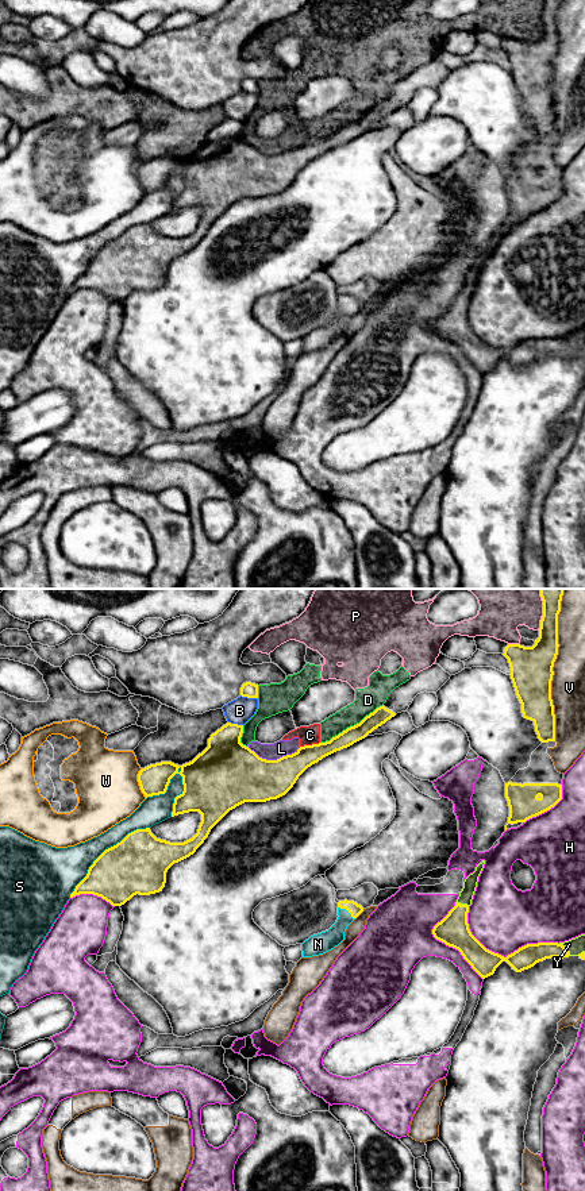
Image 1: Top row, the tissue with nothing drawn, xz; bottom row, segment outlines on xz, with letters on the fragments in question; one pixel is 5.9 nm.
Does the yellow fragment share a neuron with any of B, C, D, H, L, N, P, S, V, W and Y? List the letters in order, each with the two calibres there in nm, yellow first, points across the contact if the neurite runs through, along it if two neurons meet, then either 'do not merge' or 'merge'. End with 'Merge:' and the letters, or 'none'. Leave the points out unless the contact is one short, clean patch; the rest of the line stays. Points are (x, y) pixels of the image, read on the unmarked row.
B: calibres 90 and 150 nm; do not merge
C: calibres 200 and 110 nm; border xz (319, 137), (300, 142); do not merge
D: calibres 100 and 150 nm; do not merge
H: calibres 160 and 400 nm; do not merge
L: calibres 340 and 100 nm; do not merge
N: calibres 80 and 120 nm; way xz (353, 303), (346, 304), (345, 315), (324, 336); merge
P: calibres 180 and 200 nm; do not merge
S: calibres 300 and 160 nm; do not merge
V: calibres 260 and 200 nm; do not merge
W: calibres 180 and 380 nm; do not merge
Y: calibres 140 and 100 nm; merge
Merge: N, Y

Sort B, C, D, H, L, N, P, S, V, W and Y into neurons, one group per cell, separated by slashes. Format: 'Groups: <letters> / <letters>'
Groups: B / C D L P / H / N Y / S / V / W

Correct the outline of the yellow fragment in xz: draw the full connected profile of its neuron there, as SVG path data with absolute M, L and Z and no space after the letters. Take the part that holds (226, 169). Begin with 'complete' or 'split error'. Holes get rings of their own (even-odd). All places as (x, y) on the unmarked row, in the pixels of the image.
complete; M384 100L366 111L359 119L347 123L330 136L300 142L295 149L277 155L259 153L254 146L240 138L243 120L227 117L208 134L208 142L192 157L182 161L161 157L142 163L138 177L145 192L165 189L170 174L180 169L184 186L174 193L172 212L199 207L201 217L197 228L184 238L170 238L157 234L150 223L128 228L120 238L105 244L89 262L86 271L76 281L70 293L80 289L101 292L112 301L122 301L134 290L150 290L162 286L166 267L174 259L196 247L208 232L211 224L232 204L245 197L266 197L285 190L299 171L323 153L347 143L365 134L374 124L395 112L396 108Z

